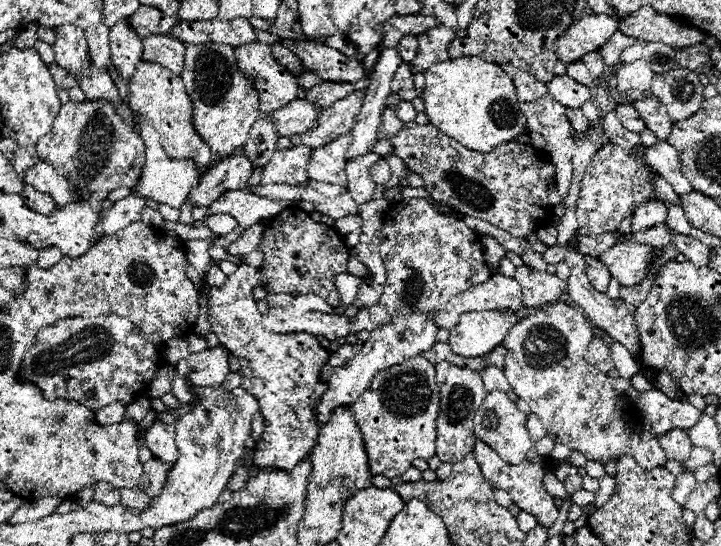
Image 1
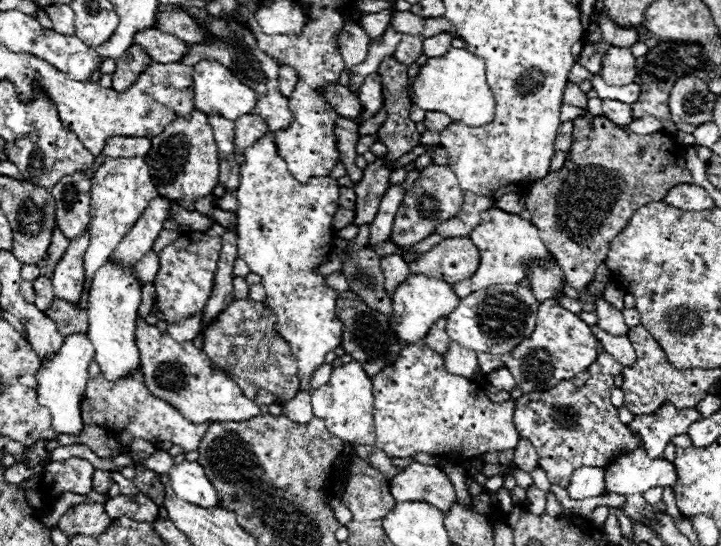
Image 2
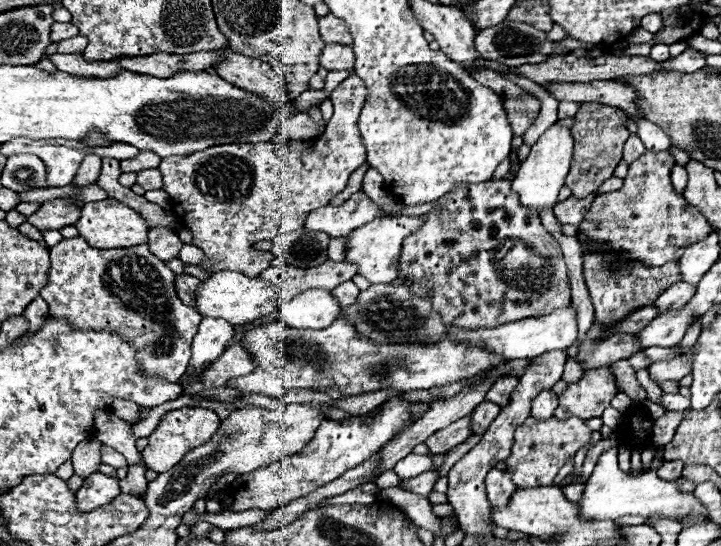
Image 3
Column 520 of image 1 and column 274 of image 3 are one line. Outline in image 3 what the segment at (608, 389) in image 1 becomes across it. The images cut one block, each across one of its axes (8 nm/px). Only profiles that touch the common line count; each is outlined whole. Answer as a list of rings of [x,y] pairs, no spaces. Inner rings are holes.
[[[338,318],[328,330],[296,330],[284,326],[280,320],[274,320],[270,324],[246,330],[242,346],[256,360],[256,368],[246,376],[232,378],[228,388],[238,388],[242,396],[262,394],[268,398],[280,398],[282,394],[300,388],[336,388],[344,396],[378,390],[396,390],[404,394],[412,390],[430,390],[434,386],[452,384],[506,362],[502,354],[488,352],[480,346],[468,346],[456,338],[442,338],[428,346],[420,342],[372,342],[362,338],[344,318]]]

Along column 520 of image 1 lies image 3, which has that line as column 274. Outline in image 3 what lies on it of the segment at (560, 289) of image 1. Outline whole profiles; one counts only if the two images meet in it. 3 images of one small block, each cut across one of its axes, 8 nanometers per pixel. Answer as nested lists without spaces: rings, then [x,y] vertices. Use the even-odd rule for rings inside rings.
[[[324,262],[316,268],[292,268],[288,264],[272,266],[260,274],[260,280],[272,284],[278,292],[276,304],[284,306],[304,290],[324,288],[334,290],[346,280],[356,276],[356,264],[348,262]]]

